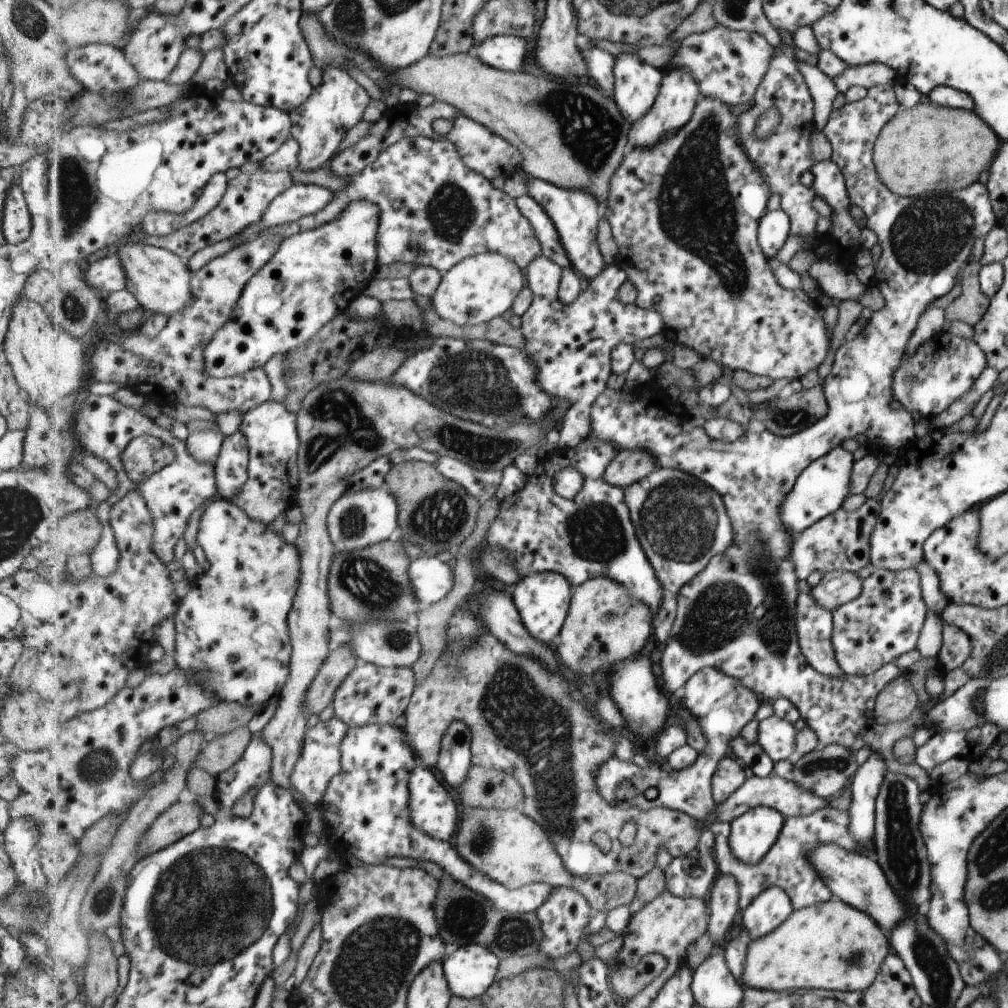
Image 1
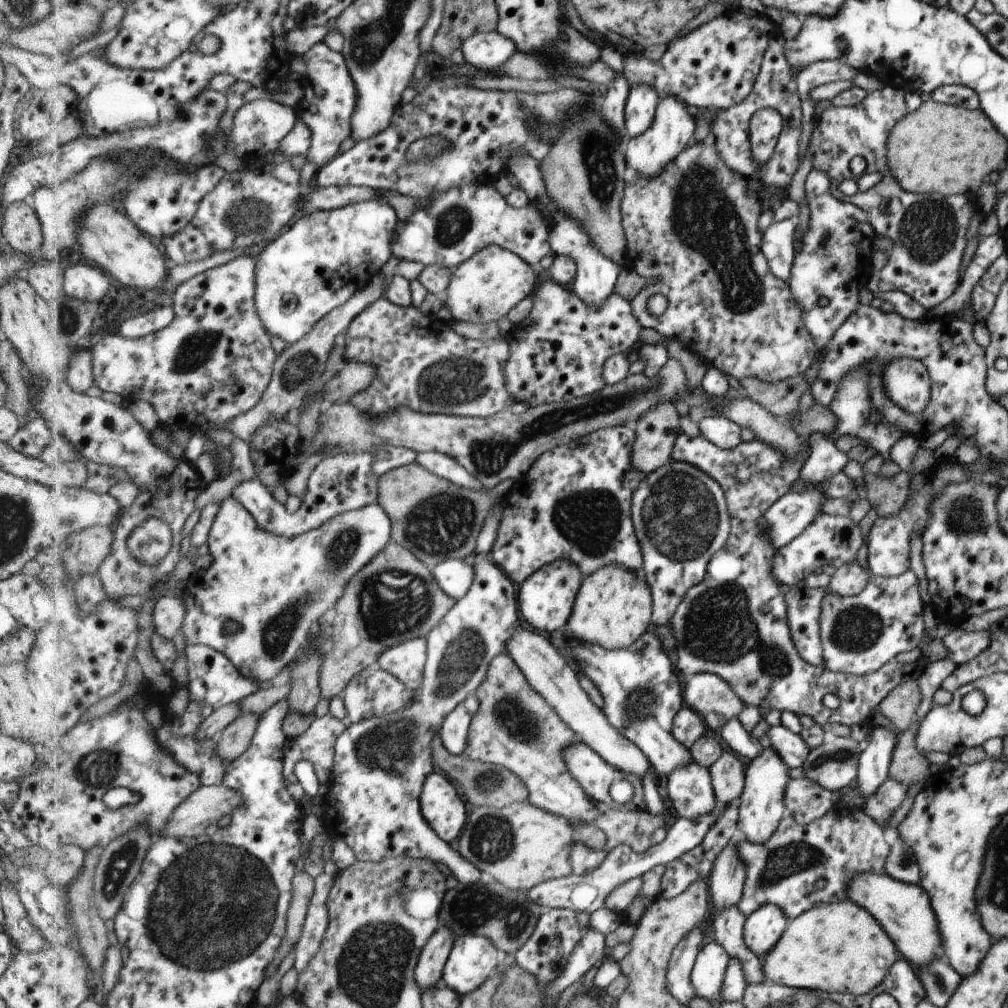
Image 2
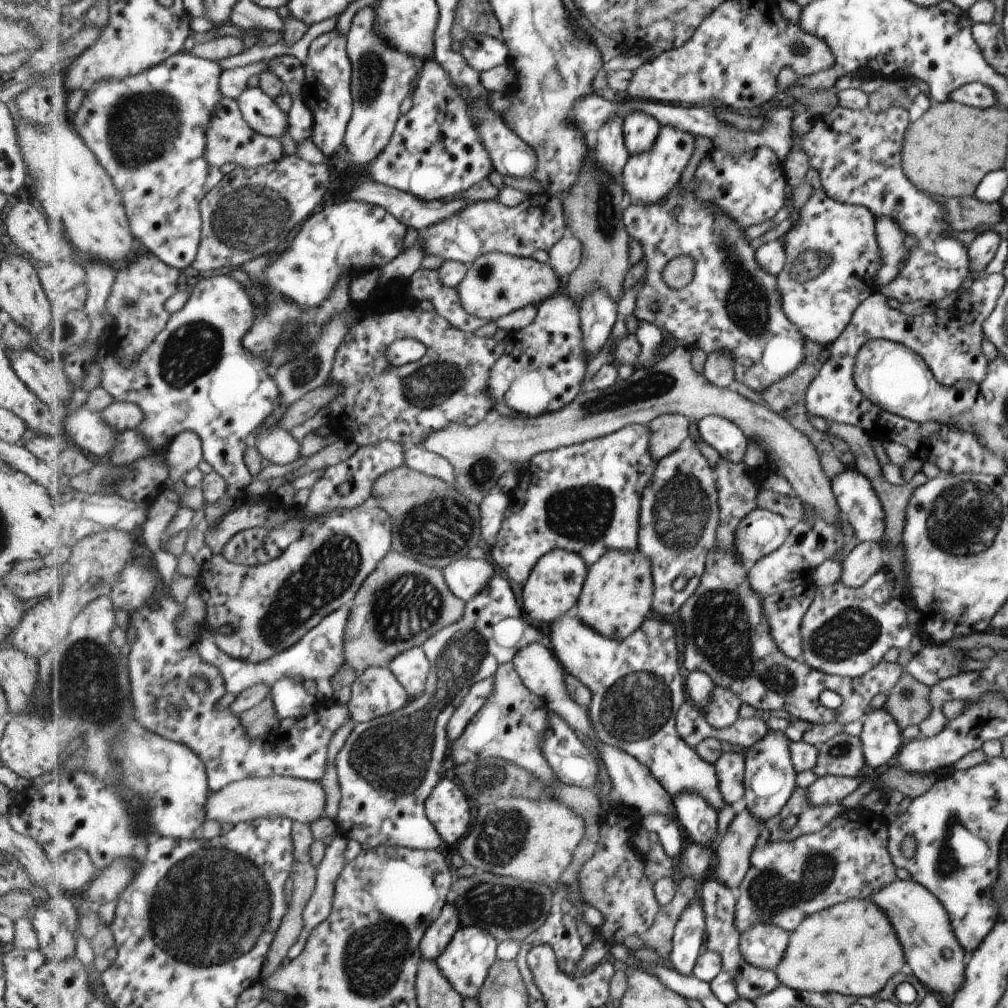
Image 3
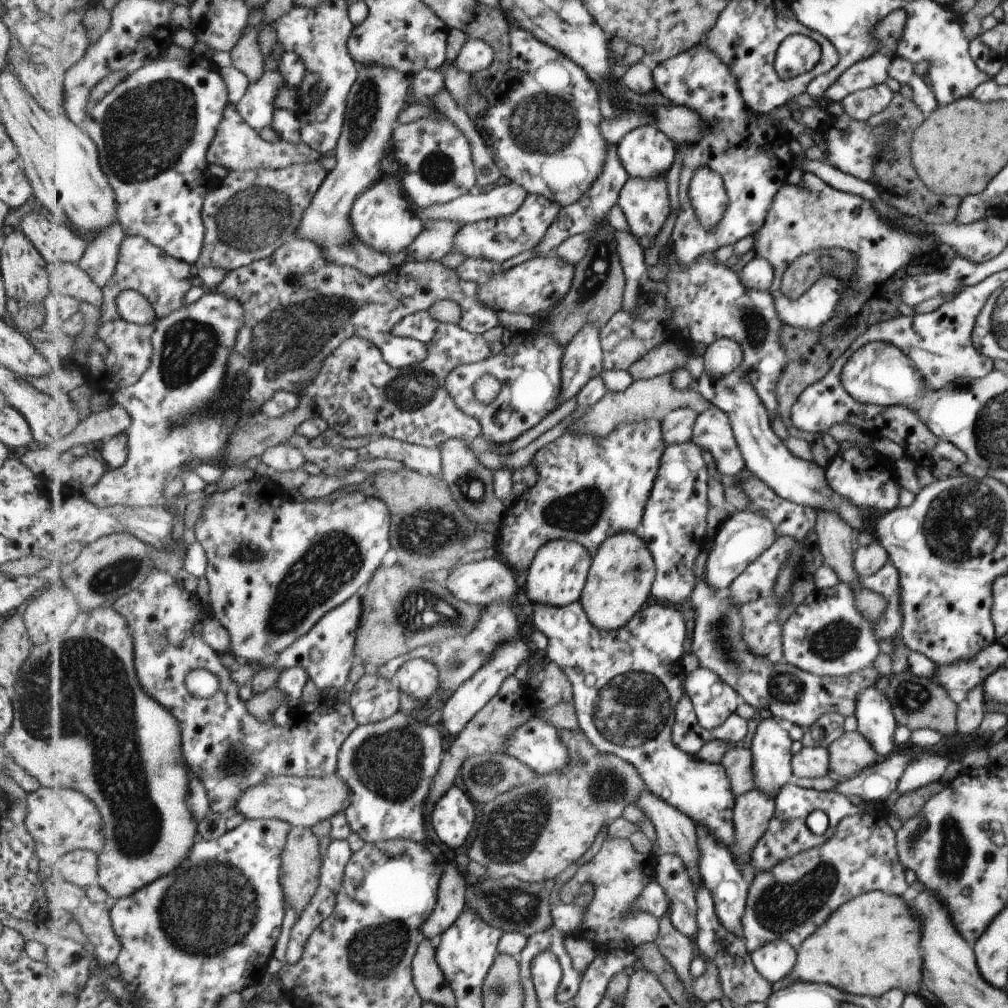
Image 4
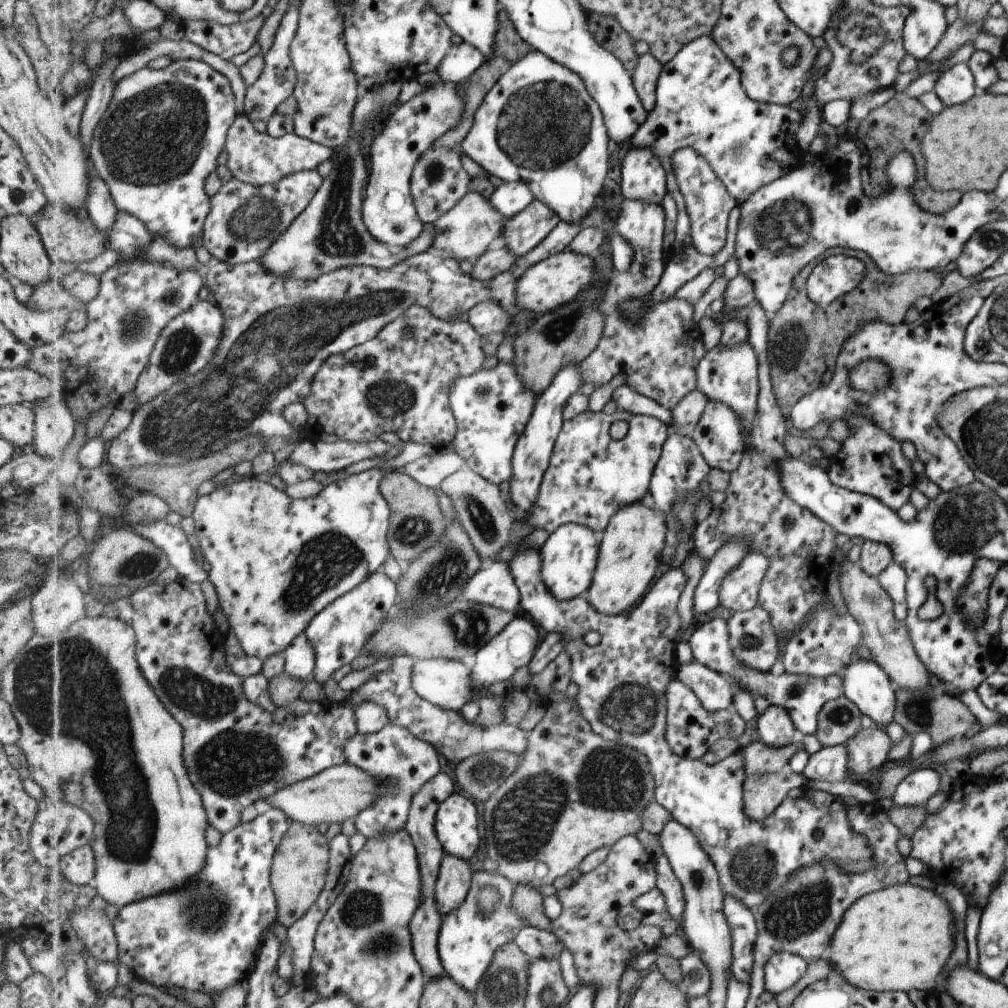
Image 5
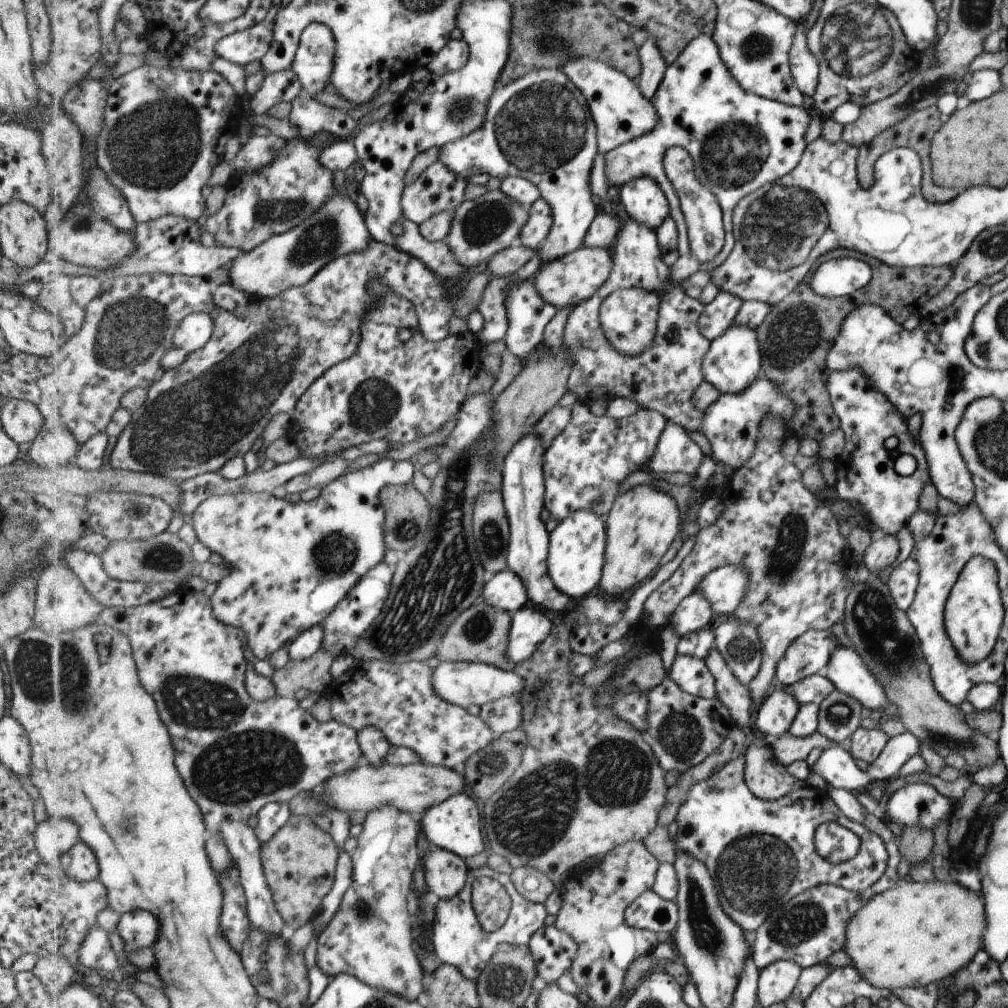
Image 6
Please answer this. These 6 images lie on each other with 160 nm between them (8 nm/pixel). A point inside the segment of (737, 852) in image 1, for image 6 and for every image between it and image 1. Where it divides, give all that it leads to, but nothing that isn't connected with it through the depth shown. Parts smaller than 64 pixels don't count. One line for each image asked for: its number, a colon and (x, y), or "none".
2: (761, 807)
3: (769, 780)
4: (769, 746)
5: (774, 727)
6: (775, 714)

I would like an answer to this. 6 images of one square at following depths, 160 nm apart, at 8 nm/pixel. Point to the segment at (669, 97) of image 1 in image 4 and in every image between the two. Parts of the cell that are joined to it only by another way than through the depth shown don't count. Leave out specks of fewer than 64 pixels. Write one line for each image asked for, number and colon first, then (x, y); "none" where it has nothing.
2: (649, 155)
3: (649, 178)
4: (645, 202)

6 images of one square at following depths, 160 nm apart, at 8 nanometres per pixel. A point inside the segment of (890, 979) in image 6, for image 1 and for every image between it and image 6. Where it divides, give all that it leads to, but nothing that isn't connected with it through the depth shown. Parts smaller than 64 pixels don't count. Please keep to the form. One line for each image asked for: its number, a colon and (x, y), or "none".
1: (830, 946)
2: (839, 947)
3: (851, 948)
4: (870, 944)
5: (893, 939)

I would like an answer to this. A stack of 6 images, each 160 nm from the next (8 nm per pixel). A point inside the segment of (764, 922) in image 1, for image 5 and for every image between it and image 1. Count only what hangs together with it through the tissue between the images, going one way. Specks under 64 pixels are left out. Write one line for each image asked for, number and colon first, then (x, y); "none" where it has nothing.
2: (761, 930)
3: (762, 947)
4: (773, 961)
5: (784, 969)

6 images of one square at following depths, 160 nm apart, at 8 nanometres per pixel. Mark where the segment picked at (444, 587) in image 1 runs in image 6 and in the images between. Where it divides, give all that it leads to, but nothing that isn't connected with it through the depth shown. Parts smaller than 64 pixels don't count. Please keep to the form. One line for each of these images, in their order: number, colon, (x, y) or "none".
2: (456, 577)
3: (467, 577)
4: (484, 582)
5: (495, 585)
6: (507, 590)

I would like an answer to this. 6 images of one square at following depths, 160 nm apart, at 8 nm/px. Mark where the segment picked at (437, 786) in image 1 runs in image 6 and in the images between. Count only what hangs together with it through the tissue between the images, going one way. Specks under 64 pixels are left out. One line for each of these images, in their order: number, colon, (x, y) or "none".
2: (441, 804)
3: (449, 810)
4: (453, 819)
5: (457, 821)
6: (455, 825)

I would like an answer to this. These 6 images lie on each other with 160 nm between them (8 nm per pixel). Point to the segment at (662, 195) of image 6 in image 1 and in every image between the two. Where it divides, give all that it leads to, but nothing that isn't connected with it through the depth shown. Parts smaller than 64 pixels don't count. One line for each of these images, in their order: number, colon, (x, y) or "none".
1: (638, 84)
2: (642, 104)
3: (641, 131)
4: (646, 152)
5: (644, 178)

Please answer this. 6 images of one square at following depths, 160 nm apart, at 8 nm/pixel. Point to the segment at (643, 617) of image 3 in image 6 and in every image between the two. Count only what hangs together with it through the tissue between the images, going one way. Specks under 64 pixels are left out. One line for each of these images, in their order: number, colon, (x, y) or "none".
4: (620, 581)
5: (631, 546)
6: (645, 520)

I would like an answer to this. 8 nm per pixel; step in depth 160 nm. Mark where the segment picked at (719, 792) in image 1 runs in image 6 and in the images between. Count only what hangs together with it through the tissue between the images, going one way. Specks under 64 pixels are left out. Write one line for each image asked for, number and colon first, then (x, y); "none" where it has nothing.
2: (727, 773)
3: (729, 766)
4: (737, 762)
5: (759, 757)
6: (792, 748)

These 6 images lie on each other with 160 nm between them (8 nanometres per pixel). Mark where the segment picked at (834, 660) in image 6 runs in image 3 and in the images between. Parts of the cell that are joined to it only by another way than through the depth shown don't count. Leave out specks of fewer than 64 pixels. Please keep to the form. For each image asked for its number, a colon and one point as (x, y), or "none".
3: (880, 742)
4: (875, 722)
5: (863, 682)

